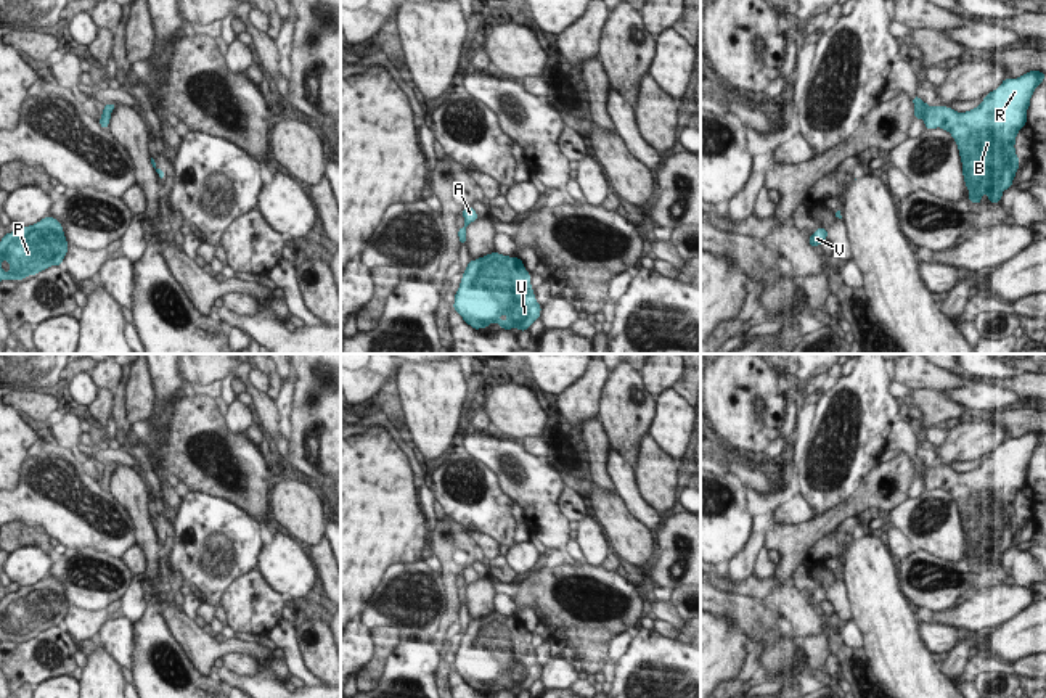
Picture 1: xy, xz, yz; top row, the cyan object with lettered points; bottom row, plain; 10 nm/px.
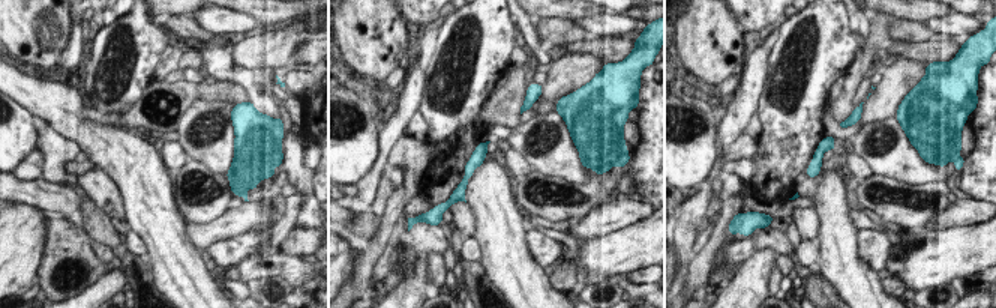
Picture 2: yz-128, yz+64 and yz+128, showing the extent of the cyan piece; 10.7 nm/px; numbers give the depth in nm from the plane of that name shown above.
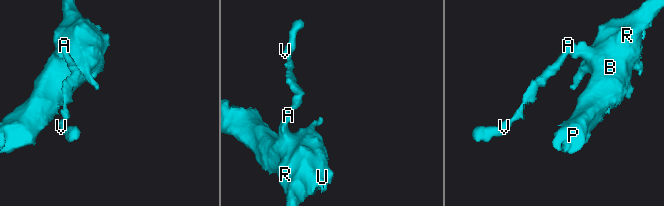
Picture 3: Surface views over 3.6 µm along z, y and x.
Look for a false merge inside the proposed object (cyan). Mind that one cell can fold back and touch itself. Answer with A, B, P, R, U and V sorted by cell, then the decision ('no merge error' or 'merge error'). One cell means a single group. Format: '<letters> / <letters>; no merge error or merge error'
A B P R U V; no merge error

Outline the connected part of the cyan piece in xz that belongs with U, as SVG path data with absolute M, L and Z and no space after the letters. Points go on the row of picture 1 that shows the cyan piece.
M493 251L469 261L455 293L453 310L474 330L493 322L505 331L514 326L527 331L540 318L541 306L524 262Z

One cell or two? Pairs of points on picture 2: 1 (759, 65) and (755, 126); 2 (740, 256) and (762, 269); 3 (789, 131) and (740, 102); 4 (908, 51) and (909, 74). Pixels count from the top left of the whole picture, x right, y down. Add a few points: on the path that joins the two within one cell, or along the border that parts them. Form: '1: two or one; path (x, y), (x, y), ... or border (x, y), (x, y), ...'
1: two; border (756, 113), (743, 131)
2: two; border (755, 251), (731, 280)
3: two; border (765, 77), (756, 113)
4: two; border (899, 57), (917, 62)

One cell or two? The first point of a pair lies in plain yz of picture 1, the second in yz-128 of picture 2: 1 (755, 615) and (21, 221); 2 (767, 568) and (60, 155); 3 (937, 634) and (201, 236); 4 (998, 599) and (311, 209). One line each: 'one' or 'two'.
1: two
2: one
3: two
4: two

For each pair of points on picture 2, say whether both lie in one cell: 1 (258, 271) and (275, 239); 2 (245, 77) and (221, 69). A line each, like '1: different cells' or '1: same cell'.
1: different cells
2: same cell

